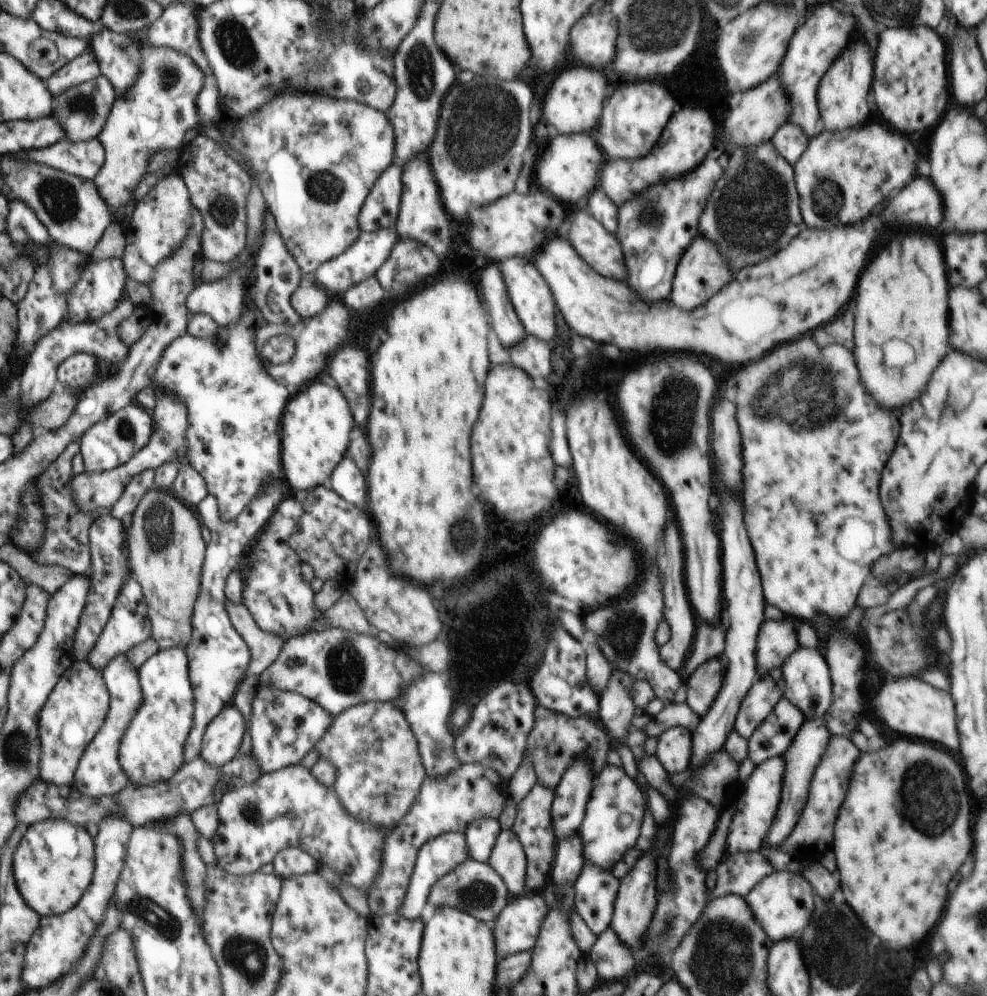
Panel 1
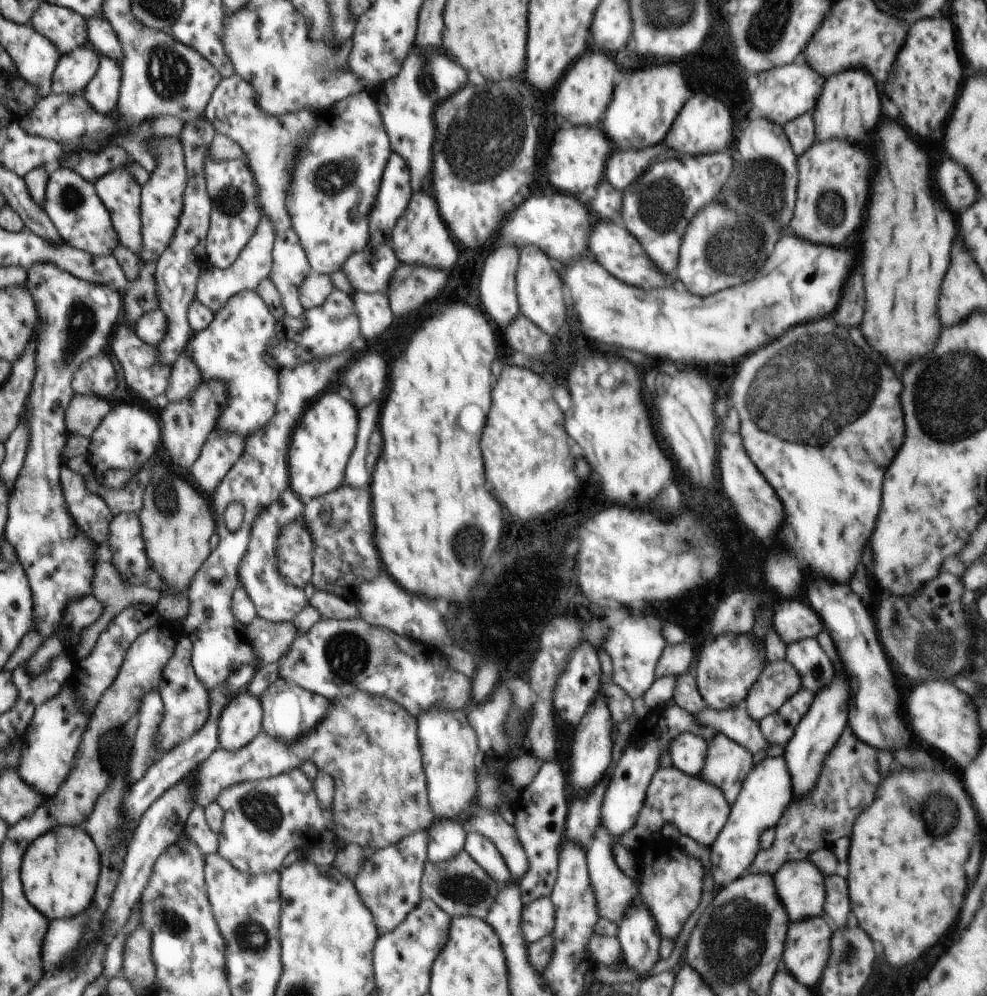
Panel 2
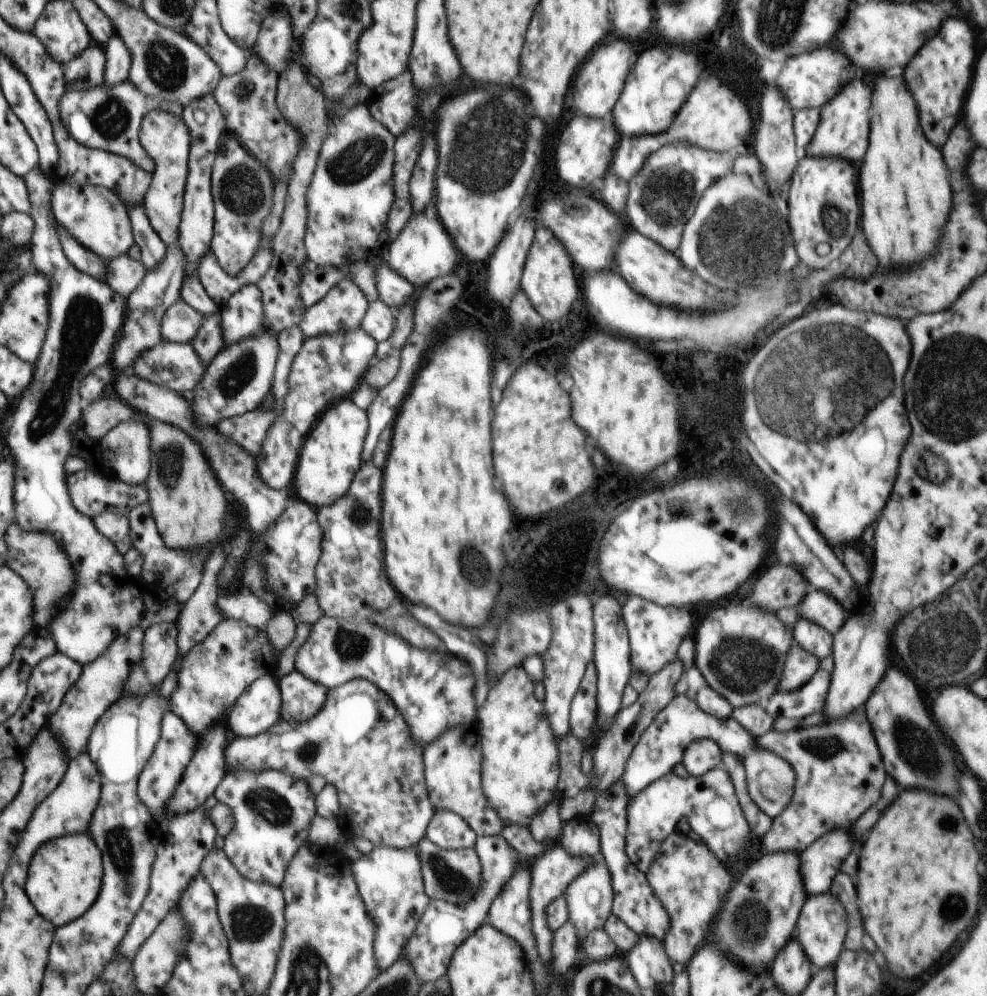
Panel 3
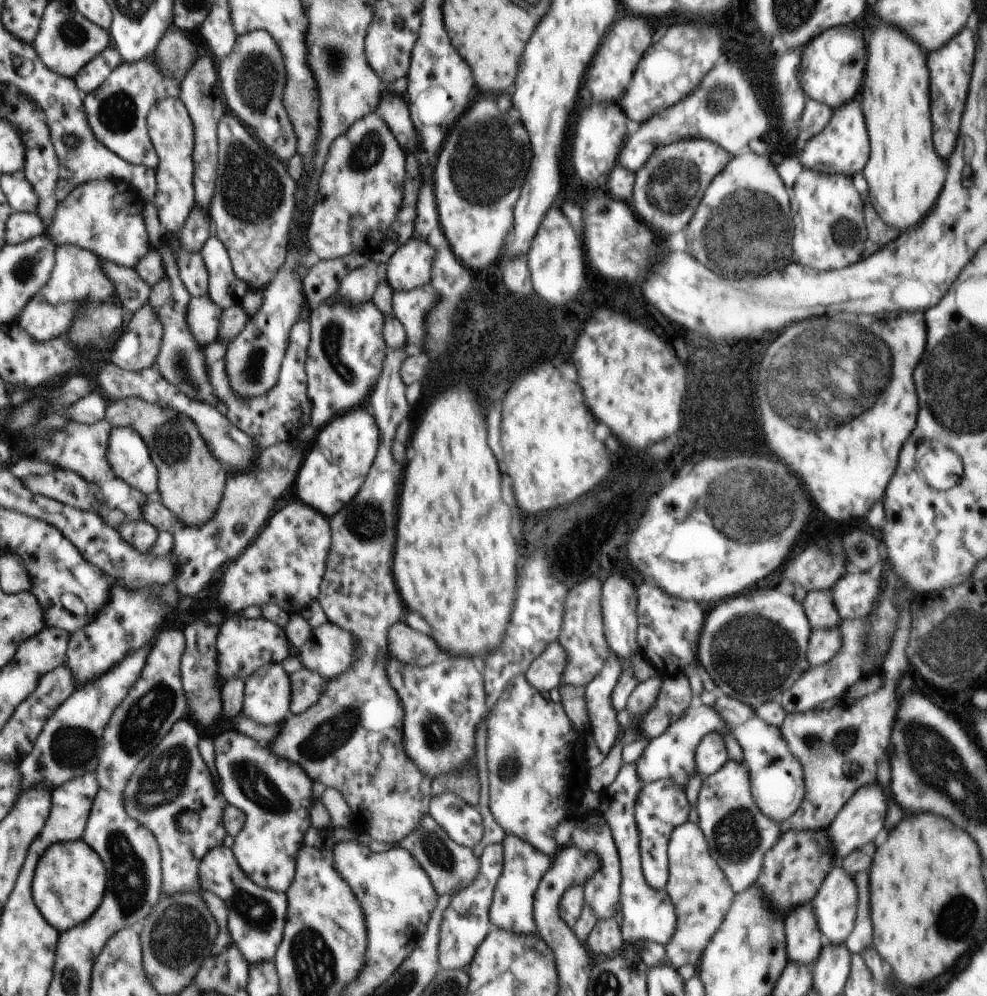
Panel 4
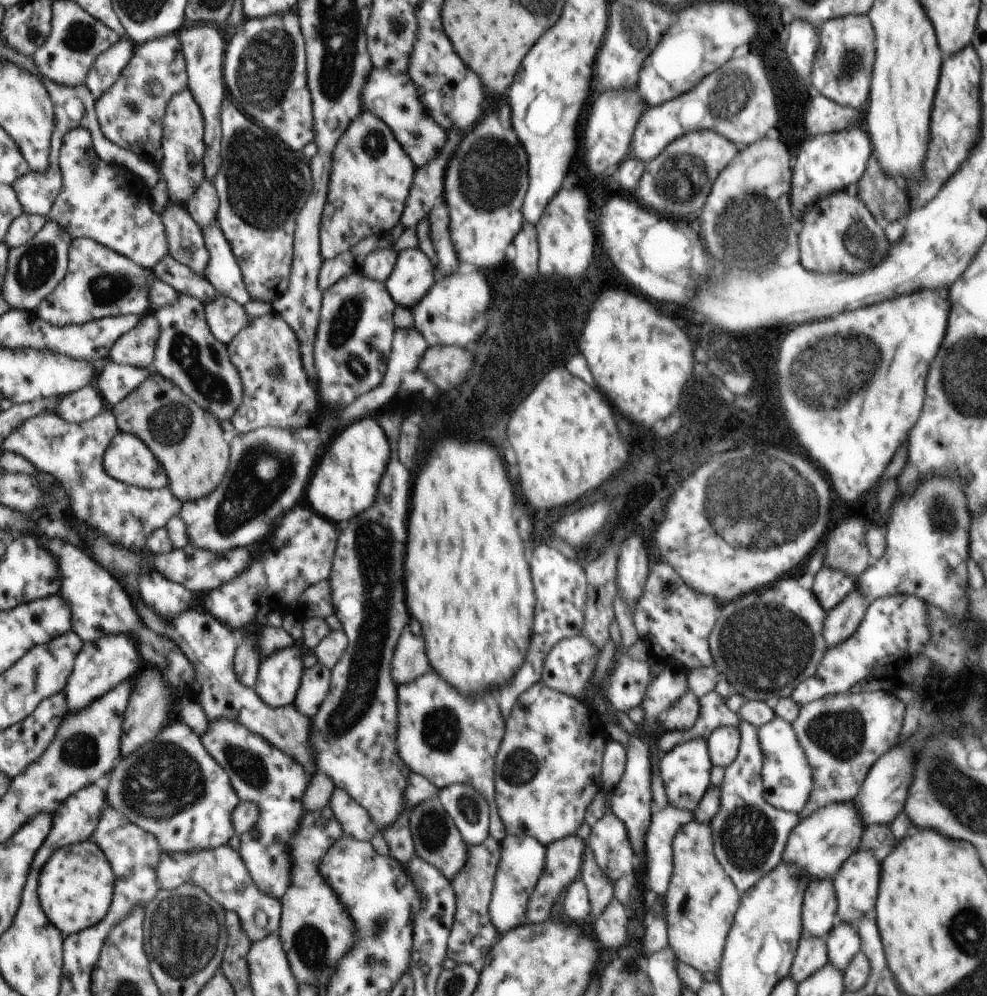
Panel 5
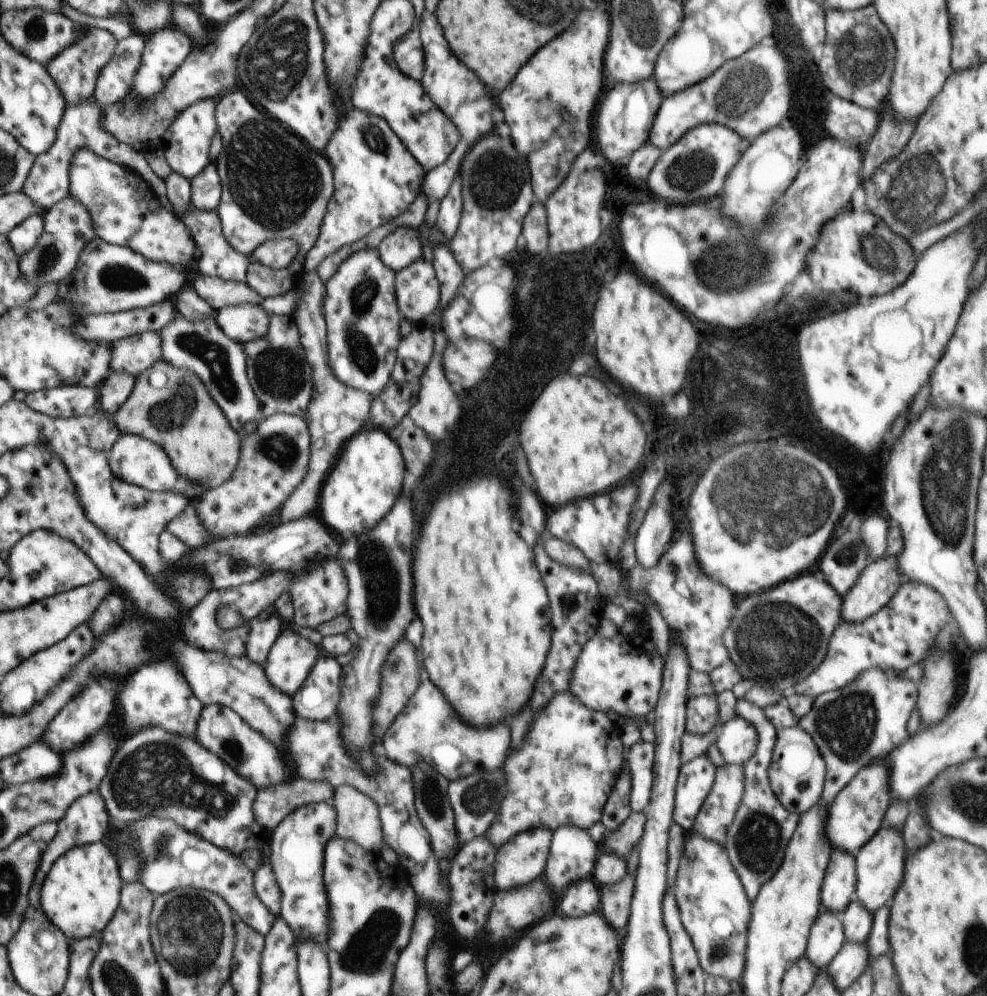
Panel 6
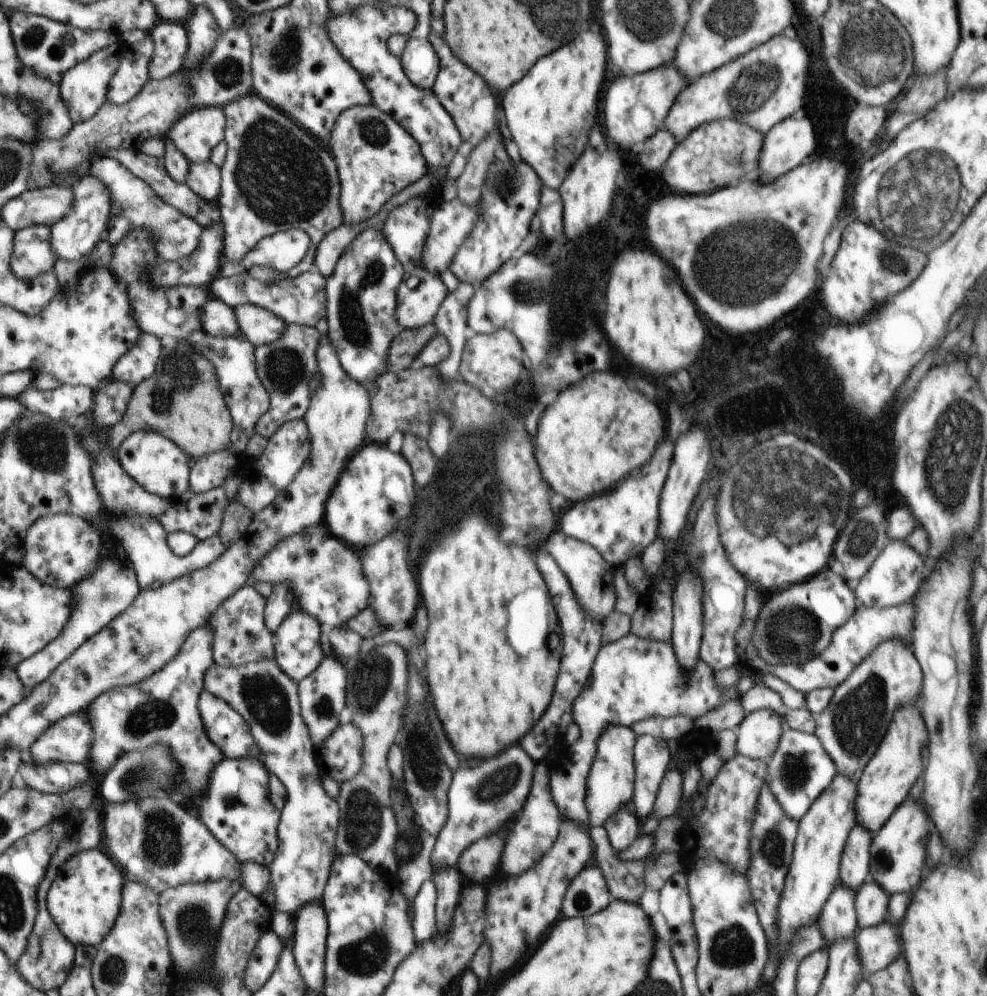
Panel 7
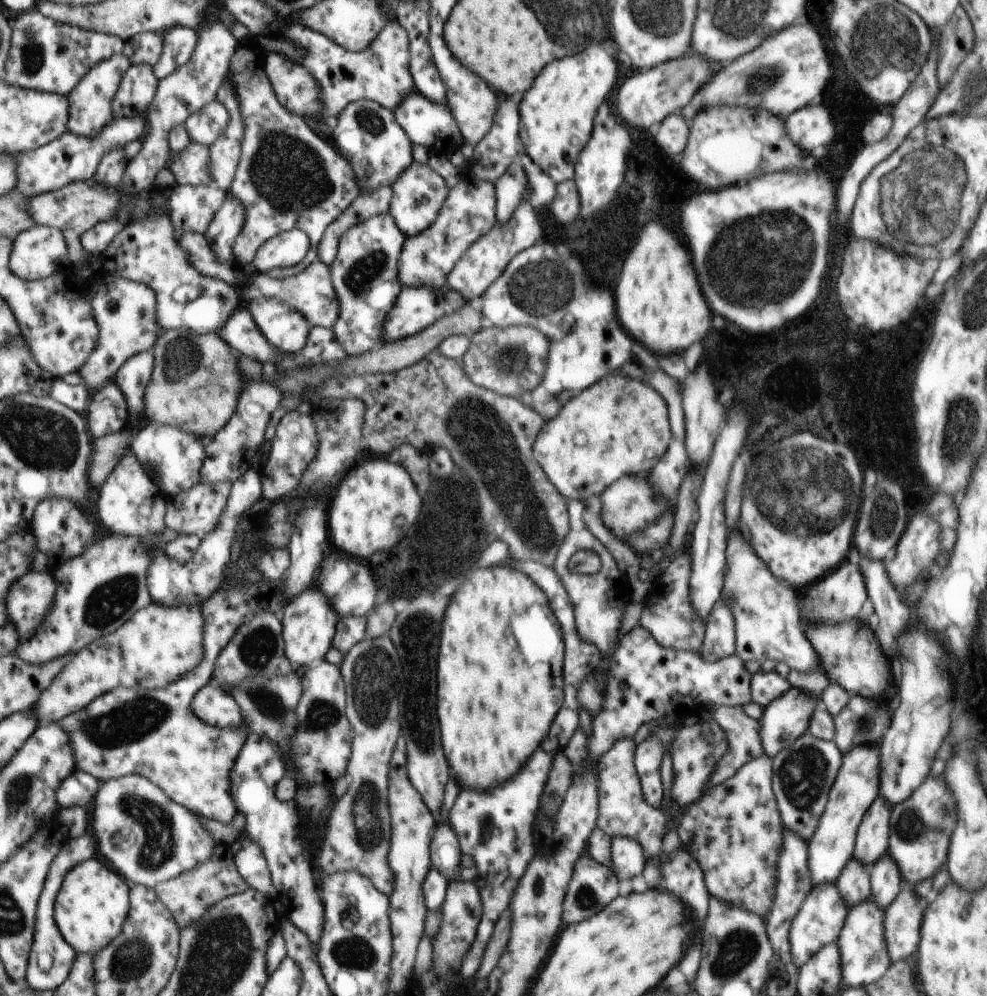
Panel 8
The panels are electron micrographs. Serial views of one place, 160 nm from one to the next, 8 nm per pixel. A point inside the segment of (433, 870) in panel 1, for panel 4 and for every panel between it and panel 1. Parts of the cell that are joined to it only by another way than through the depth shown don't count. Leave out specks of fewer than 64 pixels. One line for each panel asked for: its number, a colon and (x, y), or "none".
2: (447, 837)
3: (447, 830)
4: (463, 823)

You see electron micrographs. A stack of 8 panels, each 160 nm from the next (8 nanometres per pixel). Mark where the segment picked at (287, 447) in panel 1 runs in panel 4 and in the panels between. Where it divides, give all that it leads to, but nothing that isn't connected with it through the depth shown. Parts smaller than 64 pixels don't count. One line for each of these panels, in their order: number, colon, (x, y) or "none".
2: (324, 438)
3: (331, 455)
4: (335, 466)

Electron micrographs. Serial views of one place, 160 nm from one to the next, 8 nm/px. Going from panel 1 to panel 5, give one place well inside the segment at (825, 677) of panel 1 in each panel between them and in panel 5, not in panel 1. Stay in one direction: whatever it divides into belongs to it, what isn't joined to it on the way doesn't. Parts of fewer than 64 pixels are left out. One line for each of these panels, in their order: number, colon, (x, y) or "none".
2: (807, 656)
3: (814, 638)
4: (819, 605)
5: (831, 586)

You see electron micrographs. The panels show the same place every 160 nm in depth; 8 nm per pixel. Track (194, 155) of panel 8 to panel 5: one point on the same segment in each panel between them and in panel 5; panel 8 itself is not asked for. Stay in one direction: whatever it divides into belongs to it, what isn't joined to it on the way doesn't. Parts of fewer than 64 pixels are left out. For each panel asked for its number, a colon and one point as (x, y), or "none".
5: (203, 205)
6: (206, 188)
7: (204, 179)

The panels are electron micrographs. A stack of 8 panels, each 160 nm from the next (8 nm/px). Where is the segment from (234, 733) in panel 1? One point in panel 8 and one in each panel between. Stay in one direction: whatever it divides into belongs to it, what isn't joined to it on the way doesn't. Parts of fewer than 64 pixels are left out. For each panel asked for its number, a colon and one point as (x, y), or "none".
2: (240, 721)
3: (259, 706)
4: (267, 698)
5: (279, 676)
6: (291, 658)
7: (297, 650)
8: (309, 621)

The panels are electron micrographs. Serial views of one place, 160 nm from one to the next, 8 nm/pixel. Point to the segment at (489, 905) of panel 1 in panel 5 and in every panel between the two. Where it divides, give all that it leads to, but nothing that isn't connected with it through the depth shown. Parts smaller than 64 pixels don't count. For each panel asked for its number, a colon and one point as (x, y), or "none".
2: (460, 886)
3: (454, 876)
4: (450, 866)
5: (437, 839)

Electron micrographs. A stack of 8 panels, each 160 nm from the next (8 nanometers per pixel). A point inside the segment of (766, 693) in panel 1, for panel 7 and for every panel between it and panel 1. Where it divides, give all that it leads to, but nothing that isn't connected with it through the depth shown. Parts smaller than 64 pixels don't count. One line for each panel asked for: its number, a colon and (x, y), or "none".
2: (778, 682)
3: (800, 666)
4: (823, 643)
5: (841, 621)
6: (880, 580)
7: (895, 577)

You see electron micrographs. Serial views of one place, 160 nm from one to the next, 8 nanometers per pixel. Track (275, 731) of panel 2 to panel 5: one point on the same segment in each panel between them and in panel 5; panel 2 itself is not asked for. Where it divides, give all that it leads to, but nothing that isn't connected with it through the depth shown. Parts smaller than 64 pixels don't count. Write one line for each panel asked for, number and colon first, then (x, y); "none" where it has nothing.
3: (302, 698)
4: (307, 687)
5: (315, 682)

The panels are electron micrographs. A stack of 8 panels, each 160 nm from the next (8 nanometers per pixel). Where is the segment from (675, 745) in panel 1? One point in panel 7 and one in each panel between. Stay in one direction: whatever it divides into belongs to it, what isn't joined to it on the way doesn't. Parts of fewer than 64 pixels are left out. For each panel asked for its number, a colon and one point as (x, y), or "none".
2: (688, 752)
3: (702, 755)
4: (711, 754)
5: (723, 744)
6: (736, 739)
7: (759, 734)

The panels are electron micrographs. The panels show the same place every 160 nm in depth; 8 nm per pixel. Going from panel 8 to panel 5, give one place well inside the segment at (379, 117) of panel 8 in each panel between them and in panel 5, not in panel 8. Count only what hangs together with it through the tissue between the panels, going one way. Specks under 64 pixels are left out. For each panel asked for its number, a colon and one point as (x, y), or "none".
5: (371, 175)
6: (376, 178)
7: (376, 158)

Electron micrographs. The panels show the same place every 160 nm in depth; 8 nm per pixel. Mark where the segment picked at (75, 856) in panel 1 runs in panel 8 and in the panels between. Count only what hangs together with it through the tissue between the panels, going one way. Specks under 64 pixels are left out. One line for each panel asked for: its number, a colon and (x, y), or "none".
2: (59, 872)
3: (64, 878)
4: (69, 883)
5: (76, 885)
6: (80, 894)
7: (84, 899)
8: (93, 902)

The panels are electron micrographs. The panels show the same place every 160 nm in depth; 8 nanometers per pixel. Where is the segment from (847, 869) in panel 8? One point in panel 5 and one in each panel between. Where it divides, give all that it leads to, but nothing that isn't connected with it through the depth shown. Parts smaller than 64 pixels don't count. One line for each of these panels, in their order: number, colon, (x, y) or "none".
5: (811, 955)
6: (827, 936)
7: (838, 919)

